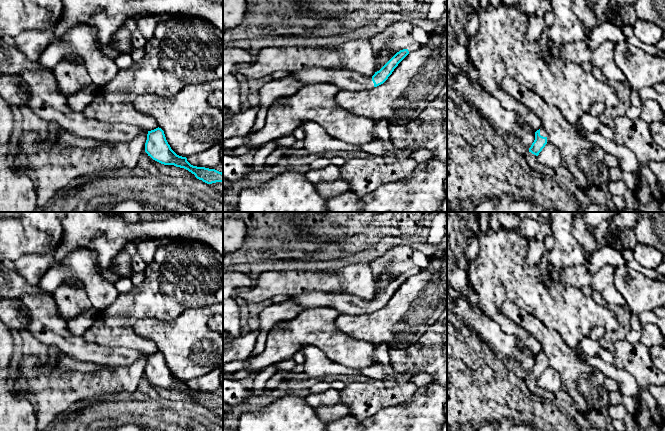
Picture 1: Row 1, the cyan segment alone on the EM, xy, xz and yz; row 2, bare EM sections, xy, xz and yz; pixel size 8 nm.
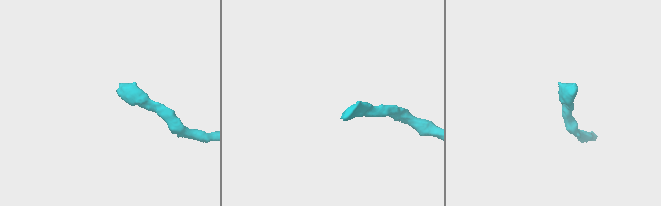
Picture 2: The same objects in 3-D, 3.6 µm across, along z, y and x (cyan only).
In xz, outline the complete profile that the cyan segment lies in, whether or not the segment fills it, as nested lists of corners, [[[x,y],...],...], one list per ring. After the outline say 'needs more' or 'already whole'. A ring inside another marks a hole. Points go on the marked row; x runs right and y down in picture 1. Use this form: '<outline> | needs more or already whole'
[[[408,49],[400,50],[372,77],[365,77],[360,73],[346,69],[327,69],[323,67],[305,68],[292,75],[303,86],[331,83],[343,90],[360,91],[383,84],[408,54]]] | needs more

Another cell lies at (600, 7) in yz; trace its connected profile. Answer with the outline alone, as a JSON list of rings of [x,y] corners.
[[[599,0],[593,7],[594,12],[598,18],[602,18],[606,13],[609,1],[610,0]]]

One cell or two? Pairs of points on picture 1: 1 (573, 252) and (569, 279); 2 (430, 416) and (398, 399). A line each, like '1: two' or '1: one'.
1: two
2: two

